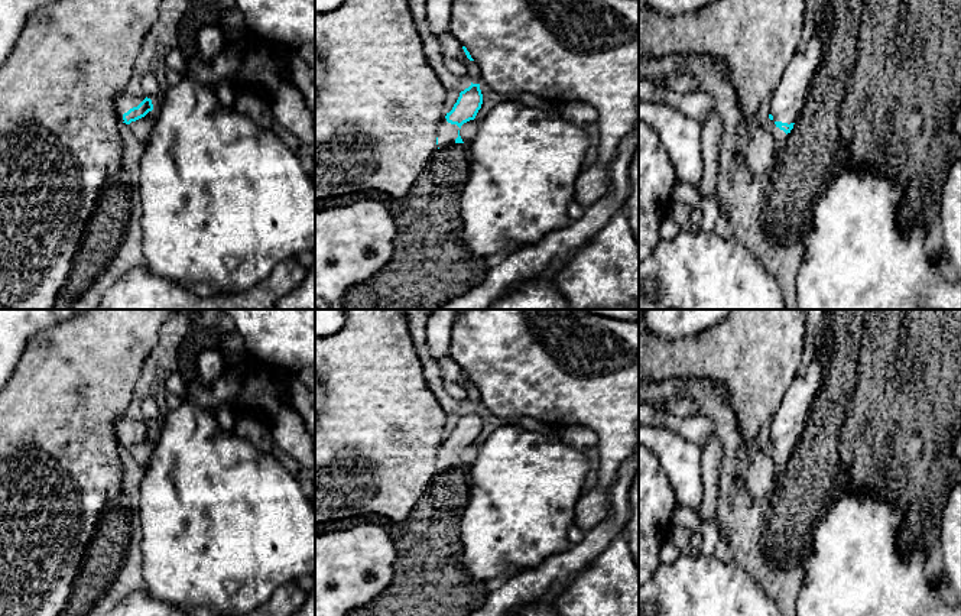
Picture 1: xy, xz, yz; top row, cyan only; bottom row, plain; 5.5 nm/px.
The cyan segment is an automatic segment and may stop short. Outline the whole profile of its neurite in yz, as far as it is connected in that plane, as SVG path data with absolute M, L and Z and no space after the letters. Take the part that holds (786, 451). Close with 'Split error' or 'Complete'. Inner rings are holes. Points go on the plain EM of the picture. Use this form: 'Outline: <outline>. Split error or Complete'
Outline: M821 330L815 340L815 348L816 356L808 363L805 372L793 379L769 424L769 442L786 458L790 457L801 440L809 406L822 386L824 346Z. Split error

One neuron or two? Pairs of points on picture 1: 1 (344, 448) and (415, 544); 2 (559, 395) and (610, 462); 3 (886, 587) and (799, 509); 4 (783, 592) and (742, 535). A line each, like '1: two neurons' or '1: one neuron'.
1: two neurons
2: one neuron
3: two neurons
4: one neuron

